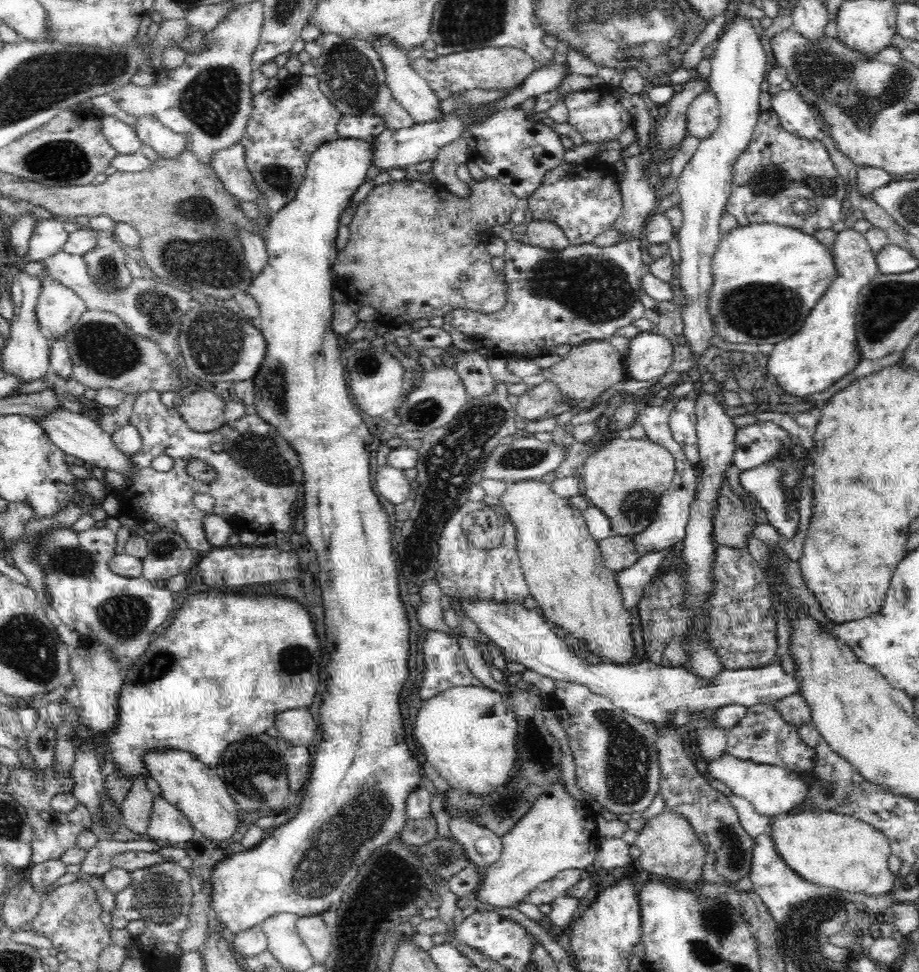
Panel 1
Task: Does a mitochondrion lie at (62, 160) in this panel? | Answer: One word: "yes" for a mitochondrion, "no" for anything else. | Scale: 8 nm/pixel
yes

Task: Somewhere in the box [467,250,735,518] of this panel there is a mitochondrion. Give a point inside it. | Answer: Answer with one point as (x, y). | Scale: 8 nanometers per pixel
(597, 291)

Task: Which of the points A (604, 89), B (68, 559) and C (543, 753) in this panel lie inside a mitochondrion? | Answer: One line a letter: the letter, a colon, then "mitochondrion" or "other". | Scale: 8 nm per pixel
A: other
B: mitochondrion
C: mitochondrion

